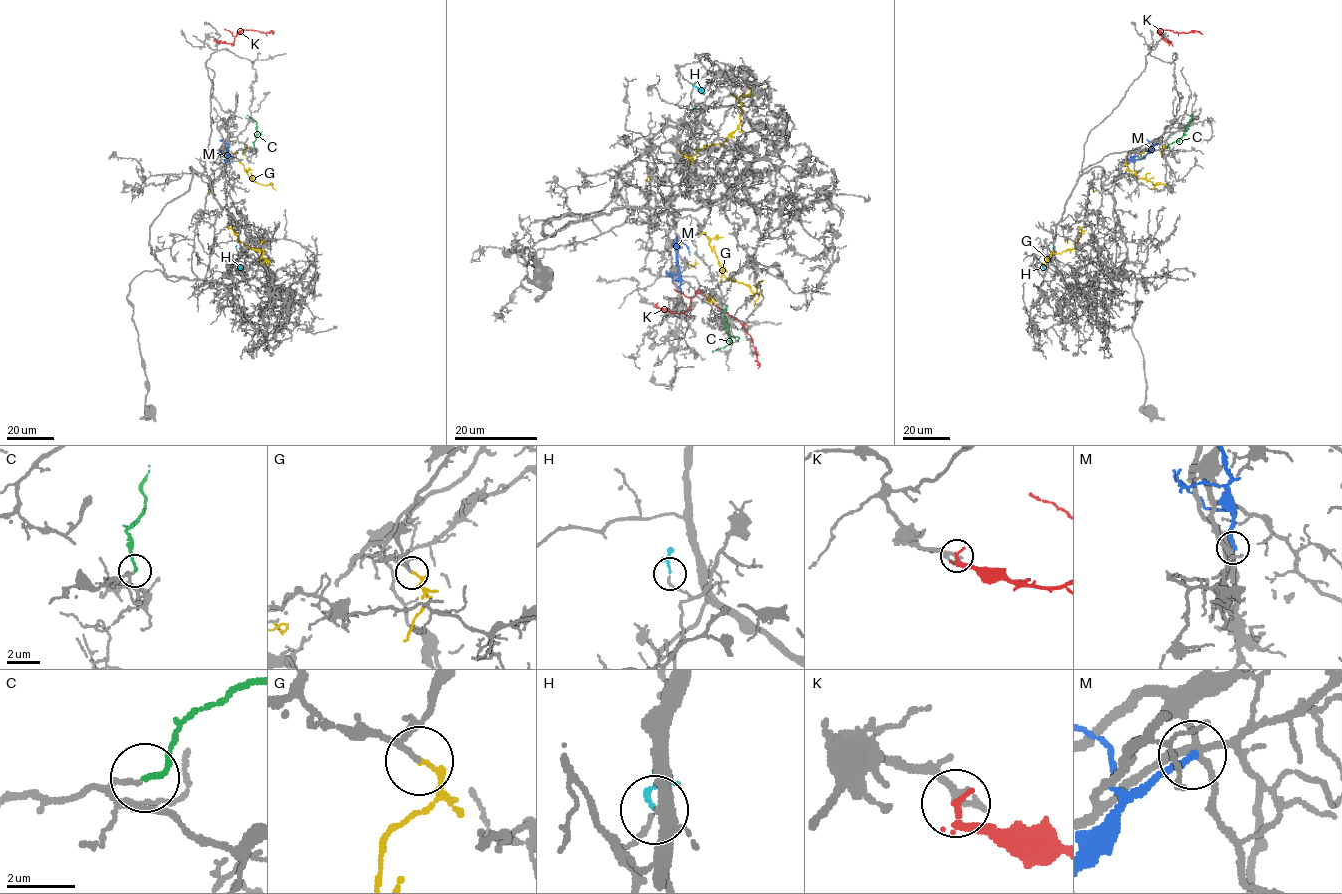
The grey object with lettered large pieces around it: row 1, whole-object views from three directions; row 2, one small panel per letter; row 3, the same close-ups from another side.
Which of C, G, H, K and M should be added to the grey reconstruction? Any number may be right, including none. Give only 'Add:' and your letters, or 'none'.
Add: C

